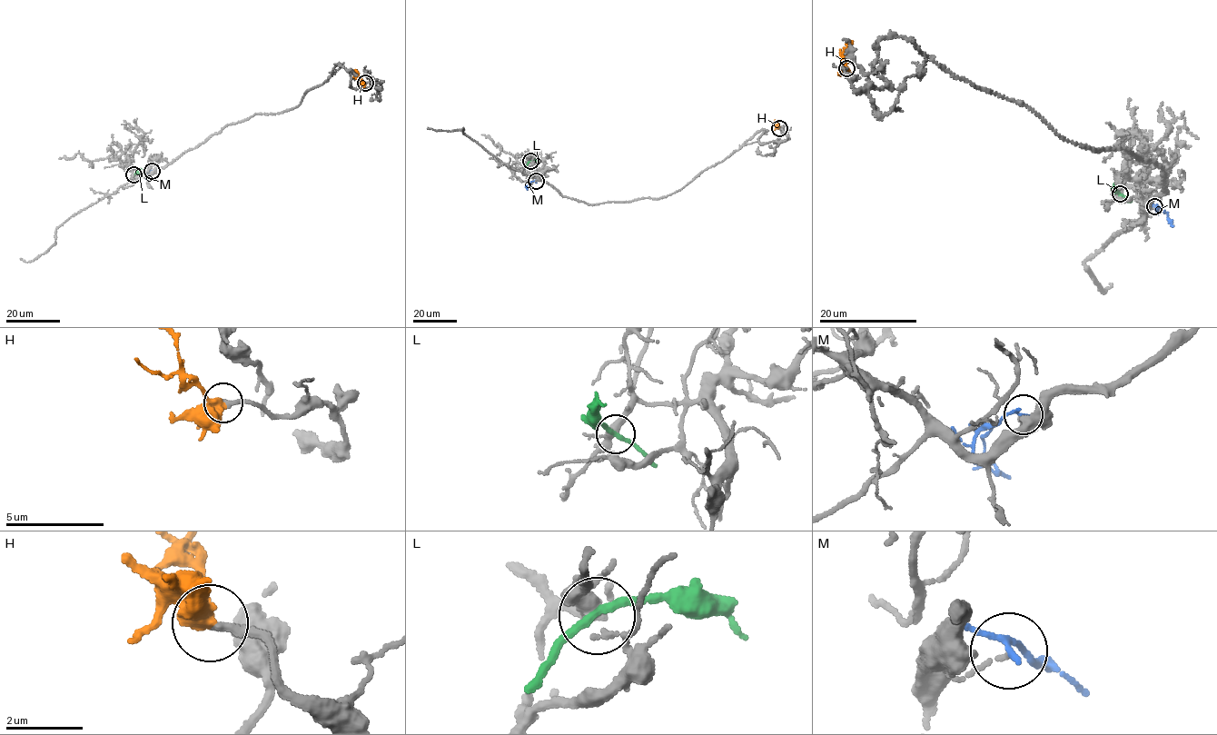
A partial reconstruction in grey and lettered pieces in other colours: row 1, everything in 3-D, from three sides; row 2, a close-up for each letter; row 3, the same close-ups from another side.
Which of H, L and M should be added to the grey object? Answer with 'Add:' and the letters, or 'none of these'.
Add: H

